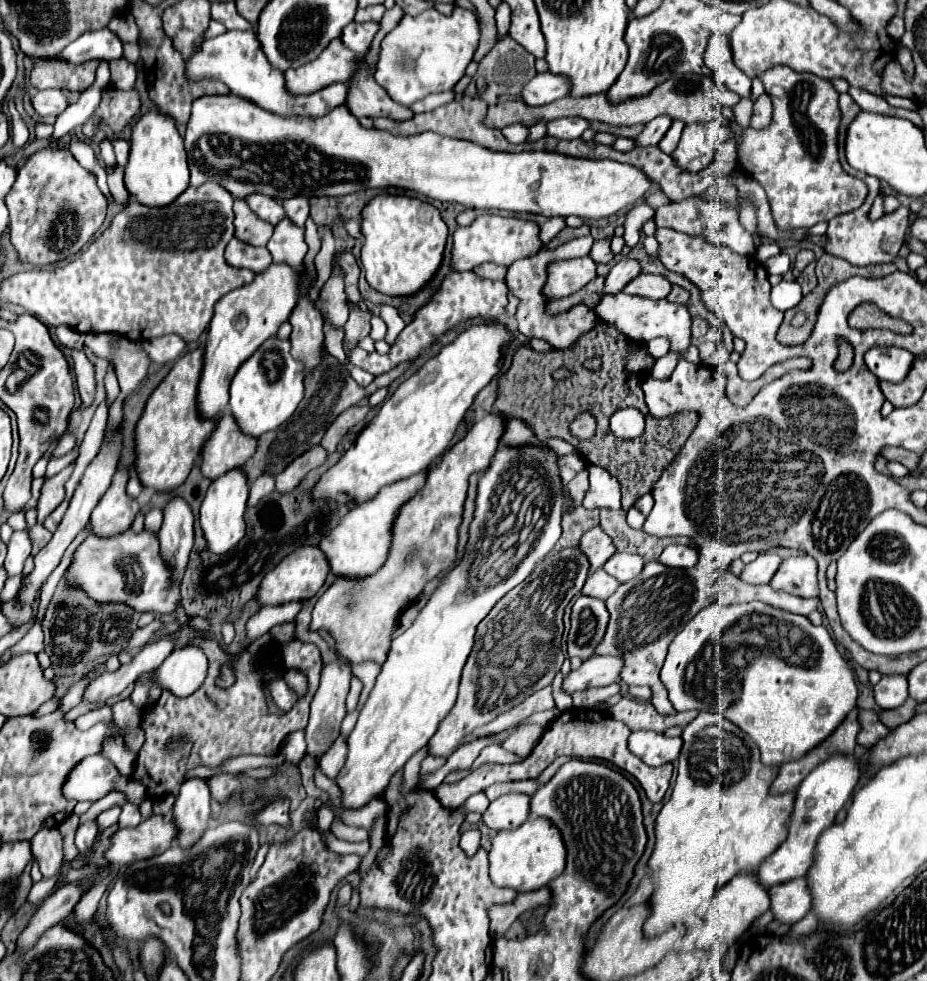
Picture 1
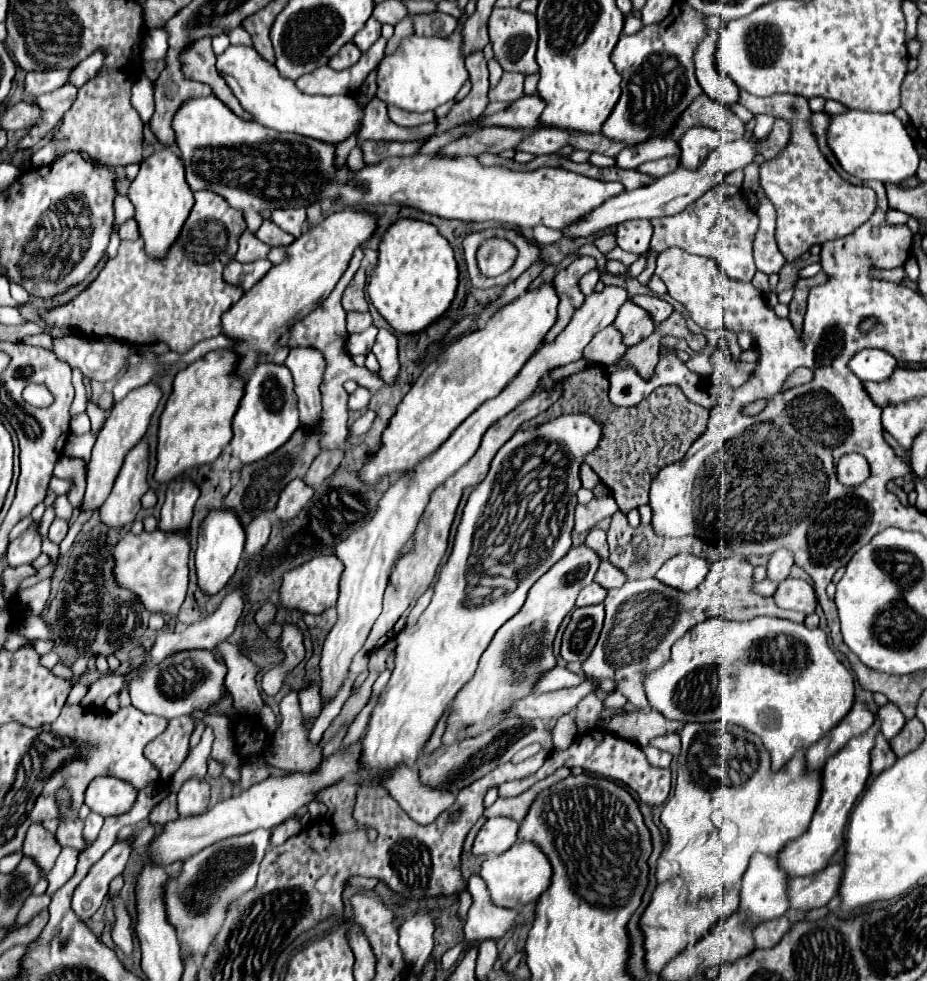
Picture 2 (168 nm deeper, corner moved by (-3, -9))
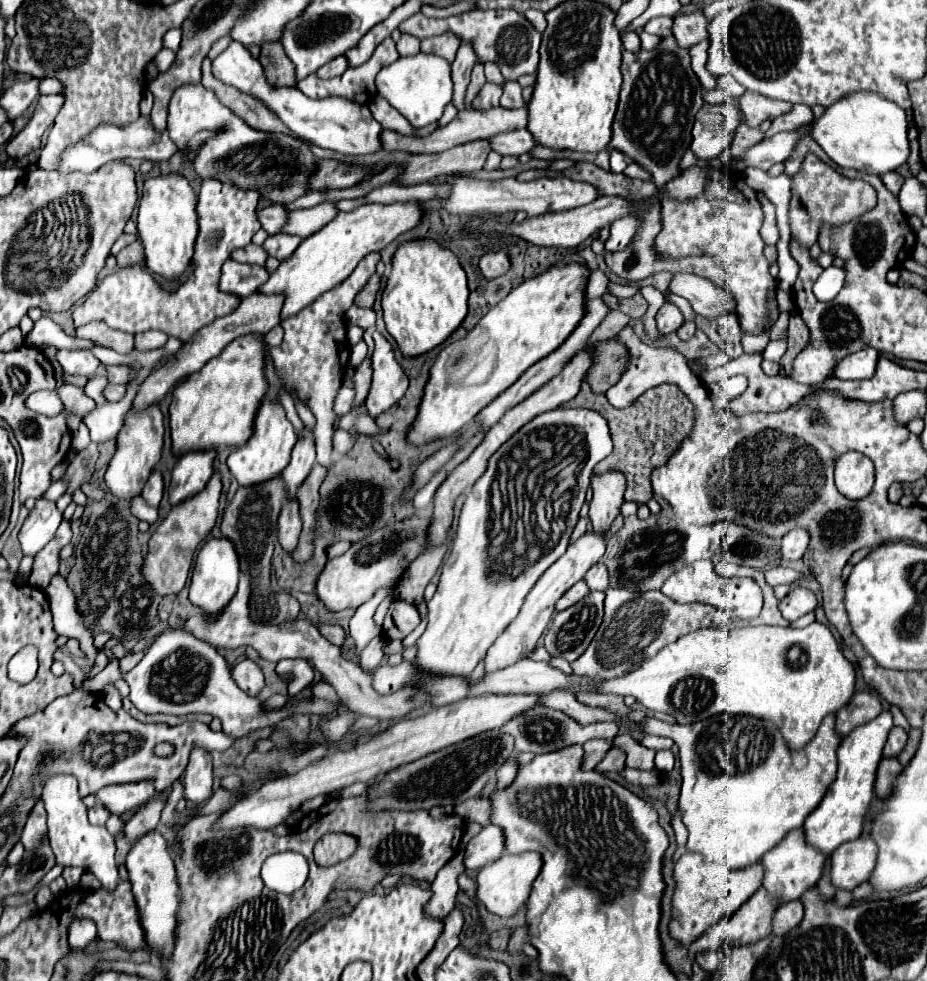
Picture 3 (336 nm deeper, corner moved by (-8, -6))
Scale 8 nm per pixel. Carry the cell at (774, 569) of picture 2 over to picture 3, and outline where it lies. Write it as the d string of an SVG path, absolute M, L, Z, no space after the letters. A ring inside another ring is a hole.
M793 528L791 532L787 532L781 540L781 554L783 560L795 562L801 560L801 556L805 554L807 546L809 546L809 532L805 528Z

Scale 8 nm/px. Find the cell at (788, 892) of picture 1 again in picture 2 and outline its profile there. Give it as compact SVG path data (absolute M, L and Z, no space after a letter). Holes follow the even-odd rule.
M836 863L828 865L820 875L812 877L794 877L788 883L788 903L796 911L812 911L824 907L838 889L840 867Z

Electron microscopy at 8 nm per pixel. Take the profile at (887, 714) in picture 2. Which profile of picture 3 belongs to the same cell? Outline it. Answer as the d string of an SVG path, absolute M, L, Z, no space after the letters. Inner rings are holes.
M893 728L889 732L889 738L887 738L887 744L883 748L883 756L885 758L897 758L899 752L905 748L905 742L907 742L907 734L903 728Z

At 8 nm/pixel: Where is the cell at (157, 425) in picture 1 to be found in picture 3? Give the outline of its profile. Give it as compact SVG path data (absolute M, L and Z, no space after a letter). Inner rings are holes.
M241 336L233 340L219 356L209 360L205 368L191 374L189 380L181 382L173 390L173 402L169 406L171 418L171 440L173 452L183 454L195 448L217 448L217 446L241 446L253 434L253 420L261 406L261 400L267 394L267 378L265 378L265 362L267 362L267 342L263 336Z

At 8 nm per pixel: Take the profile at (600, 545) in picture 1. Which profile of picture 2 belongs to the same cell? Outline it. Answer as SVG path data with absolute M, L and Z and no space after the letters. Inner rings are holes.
M592 529L586 535L586 545L594 549L602 561L608 559L608 543L606 543L606 533L602 529Z

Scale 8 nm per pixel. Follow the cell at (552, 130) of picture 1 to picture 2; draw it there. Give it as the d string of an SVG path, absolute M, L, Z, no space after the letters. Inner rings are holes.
M540 129L536 133L532 133L530 137L526 137L516 151L528 151L534 155L544 155L544 153L556 153L560 151L564 145L568 145L570 135L564 135L564 131L548 131L548 129Z

